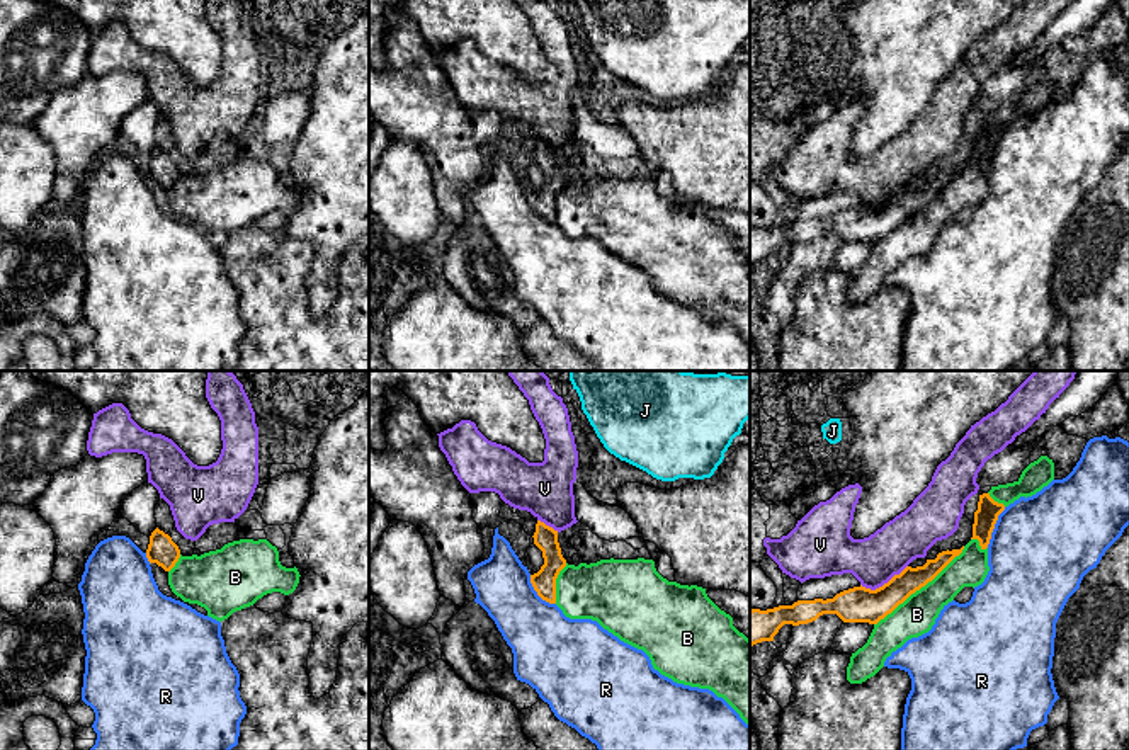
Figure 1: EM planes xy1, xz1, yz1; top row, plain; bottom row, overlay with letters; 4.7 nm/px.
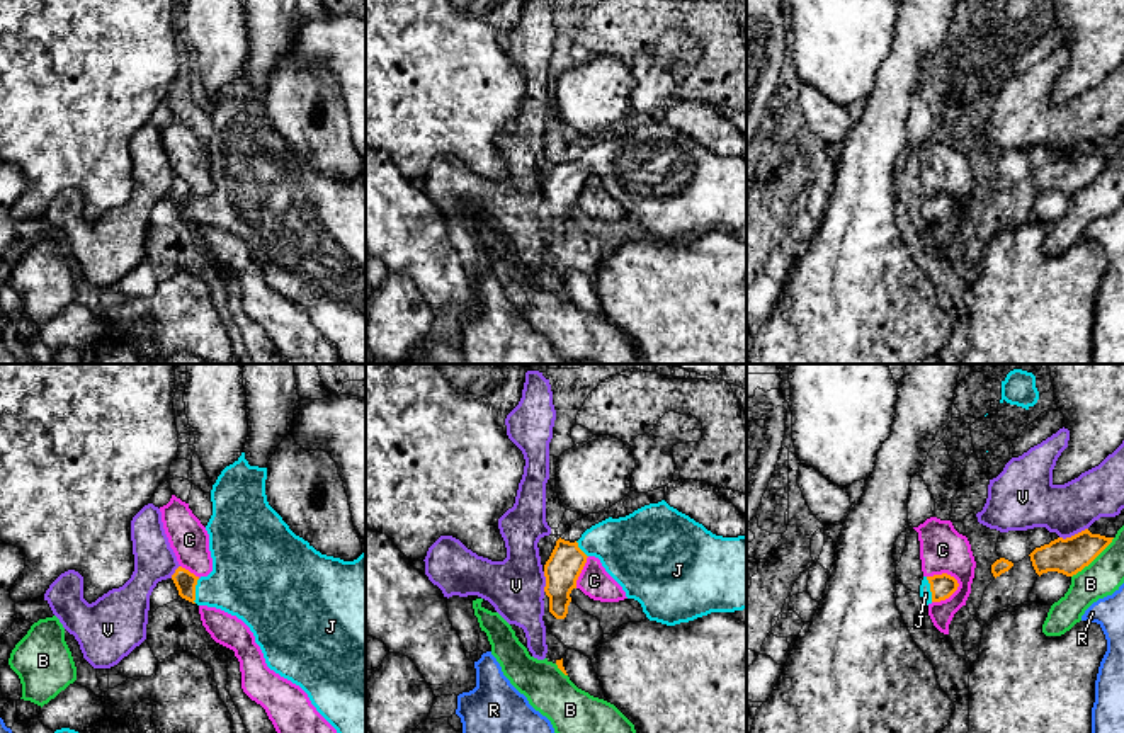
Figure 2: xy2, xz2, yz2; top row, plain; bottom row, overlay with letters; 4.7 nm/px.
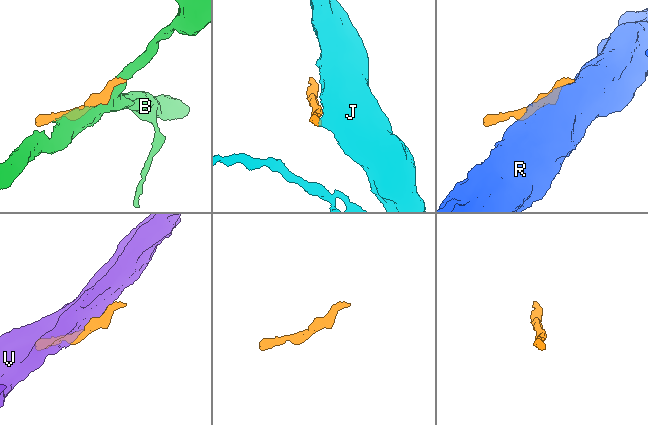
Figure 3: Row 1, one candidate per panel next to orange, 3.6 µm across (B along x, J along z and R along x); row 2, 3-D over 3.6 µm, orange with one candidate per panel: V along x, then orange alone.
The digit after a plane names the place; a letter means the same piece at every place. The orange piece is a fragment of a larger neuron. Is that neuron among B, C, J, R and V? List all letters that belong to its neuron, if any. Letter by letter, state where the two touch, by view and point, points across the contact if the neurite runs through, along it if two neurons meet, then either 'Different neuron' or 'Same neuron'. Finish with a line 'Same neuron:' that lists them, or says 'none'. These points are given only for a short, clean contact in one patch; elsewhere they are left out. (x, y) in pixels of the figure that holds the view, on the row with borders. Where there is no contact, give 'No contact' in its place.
B: Touches orange at yz1 (920, 587). Different neuron
C: Touches orange at yz2 (951, 594). Boundary: yz2 (953, 575), (958, 587), (948, 597), (932, 602). Different neuron
J: Touches orange at xy2 (194, 590). Path across: xy2 (184, 580), (194, 590), (216, 590), (245, 580). Same neuron
R: Touches orange at yz1 (993, 528). Different neuron
V: Touches orange at yz1 (885, 584). Different neuron
Same neuron: J

